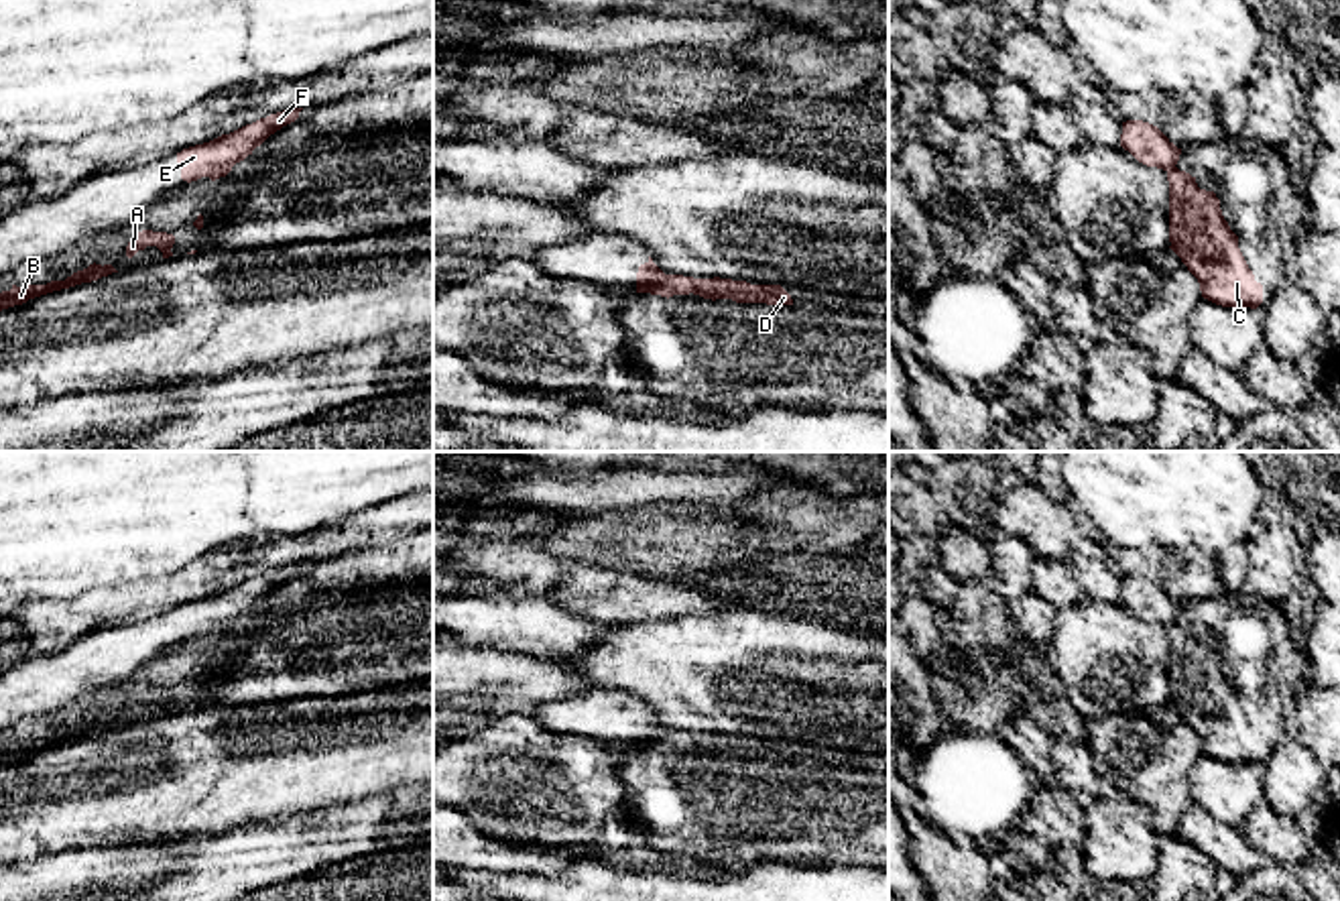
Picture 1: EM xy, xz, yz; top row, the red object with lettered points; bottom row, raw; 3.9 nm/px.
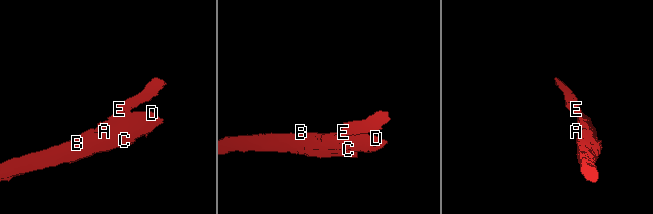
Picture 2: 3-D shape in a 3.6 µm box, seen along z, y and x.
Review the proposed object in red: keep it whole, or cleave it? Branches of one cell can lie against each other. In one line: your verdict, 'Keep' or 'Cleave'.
Cleave

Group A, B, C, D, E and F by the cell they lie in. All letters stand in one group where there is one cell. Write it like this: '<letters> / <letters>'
A B C D / E F

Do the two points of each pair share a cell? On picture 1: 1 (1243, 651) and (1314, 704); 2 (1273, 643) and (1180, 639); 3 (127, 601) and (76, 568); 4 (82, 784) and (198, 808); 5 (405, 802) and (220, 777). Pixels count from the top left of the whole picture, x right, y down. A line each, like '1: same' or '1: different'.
1: different
2: same
3: different
4: same
5: different

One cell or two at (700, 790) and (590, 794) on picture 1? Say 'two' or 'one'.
two

